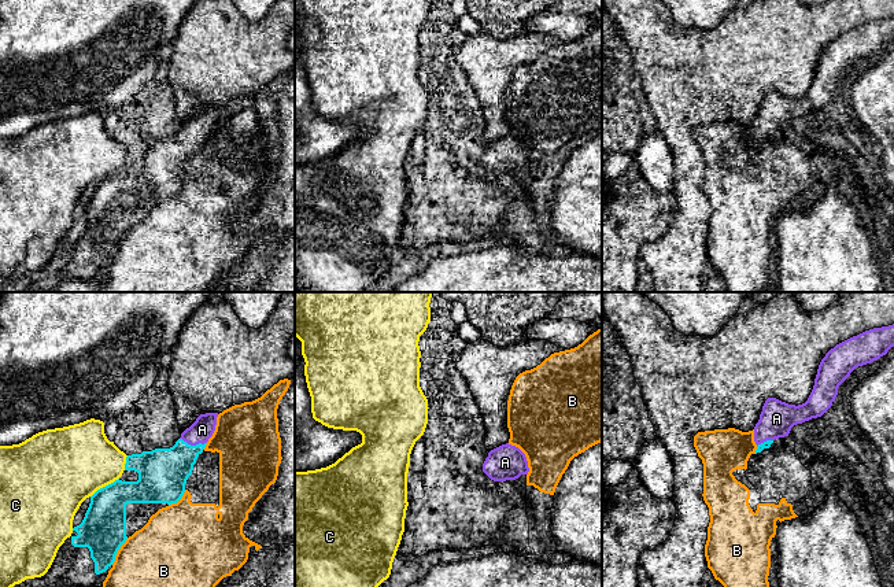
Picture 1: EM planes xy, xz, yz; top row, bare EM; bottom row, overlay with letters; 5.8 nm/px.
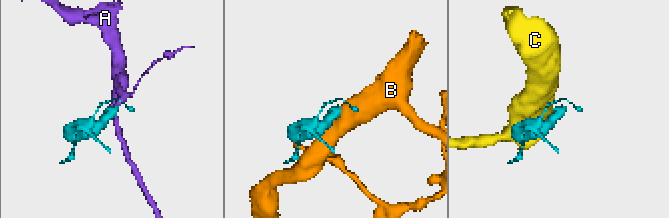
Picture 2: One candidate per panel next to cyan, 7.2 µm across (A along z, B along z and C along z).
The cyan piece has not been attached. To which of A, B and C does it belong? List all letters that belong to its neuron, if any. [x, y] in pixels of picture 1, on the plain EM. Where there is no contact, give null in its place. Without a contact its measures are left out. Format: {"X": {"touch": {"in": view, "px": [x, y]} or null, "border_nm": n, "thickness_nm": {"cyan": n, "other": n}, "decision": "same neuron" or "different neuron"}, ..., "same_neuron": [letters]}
{"A": {"touch": {"in": "xy", "px": [194, 139]}, "border_nm": 160, "thickness_nm": {"cyan": 280, "other": 140}, "decision": "same neuron"}, "B": {"touch": {"in": "xy", "px": [117, 244]}, "border_nm": 190, "thickness_nm": {"cyan": 280, "other": 480}, "decision": "different neuron"}, "C": {"touch": {"in": "xy", "px": [106, 178]}, "border_nm": 200, "thickness_nm": {"cyan": 260, "other": 440}, "decision": "different neuron"}, "same_neuron": ["A"]}

